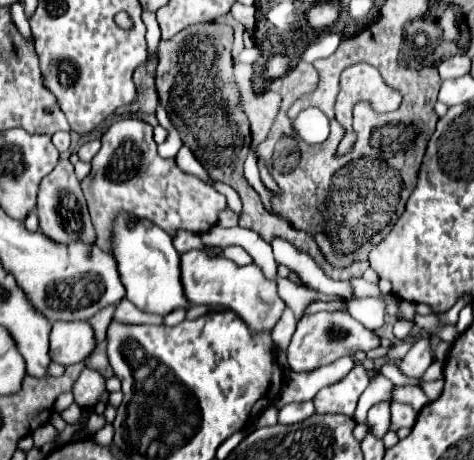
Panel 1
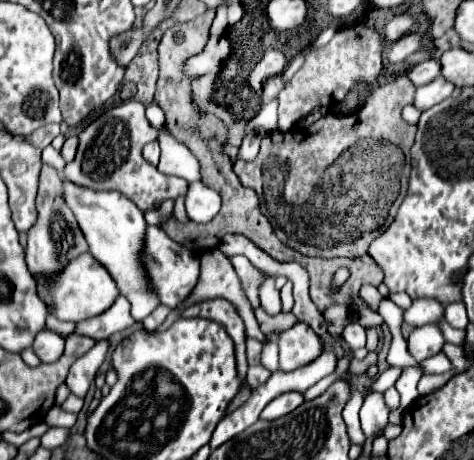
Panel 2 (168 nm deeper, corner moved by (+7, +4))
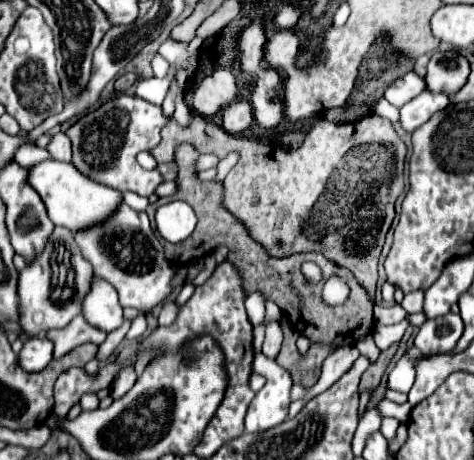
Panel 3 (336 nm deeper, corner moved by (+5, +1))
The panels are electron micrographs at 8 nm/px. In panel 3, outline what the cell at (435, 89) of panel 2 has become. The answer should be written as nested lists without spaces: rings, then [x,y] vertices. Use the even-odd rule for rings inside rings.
[[[422,91],[410,103],[400,107],[400,125],[404,132],[413,133],[420,125],[424,125],[436,111],[446,109],[450,103],[448,95]]]

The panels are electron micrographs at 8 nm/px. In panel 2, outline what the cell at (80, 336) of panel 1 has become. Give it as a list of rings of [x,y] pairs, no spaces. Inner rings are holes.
[[[42,330],[42,332],[36,334],[32,348],[34,348],[34,354],[36,354],[44,364],[56,362],[56,360],[62,356],[62,352],[64,352],[64,338],[62,338],[60,334],[56,334],[56,332]]]

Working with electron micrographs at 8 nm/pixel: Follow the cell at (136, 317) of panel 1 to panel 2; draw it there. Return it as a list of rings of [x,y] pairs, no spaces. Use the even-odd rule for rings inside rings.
[[[118,296],[106,314],[100,314],[92,320],[78,322],[74,328],[74,334],[90,336],[94,340],[104,340],[104,338],[112,336],[114,332],[122,332],[122,330],[130,328],[132,324],[134,322],[130,316],[130,302],[124,296]]]

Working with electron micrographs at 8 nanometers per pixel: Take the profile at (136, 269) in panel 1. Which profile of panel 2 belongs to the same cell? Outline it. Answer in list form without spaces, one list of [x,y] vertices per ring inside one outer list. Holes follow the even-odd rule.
[[[62,178],[62,198],[64,198],[64,204],[76,216],[76,222],[90,246],[90,254],[108,268],[120,292],[132,304],[132,318],[136,322],[142,322],[160,304],[156,296],[150,294],[152,290],[148,288],[148,278],[144,276],[144,268],[140,262],[142,238],[146,230],[144,214],[132,200],[128,200],[116,190],[90,190],[90,188],[72,184],[66,178]]]

